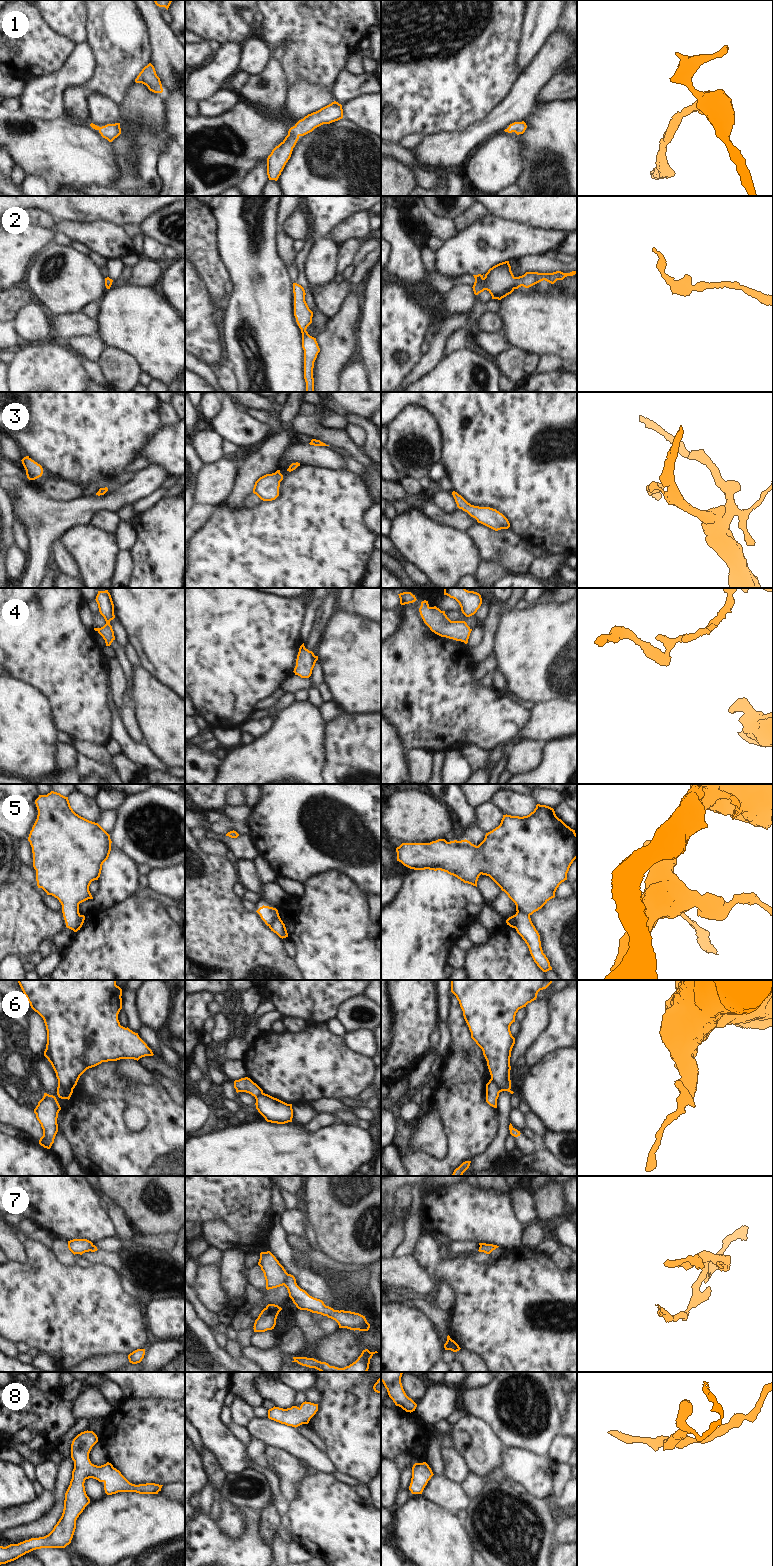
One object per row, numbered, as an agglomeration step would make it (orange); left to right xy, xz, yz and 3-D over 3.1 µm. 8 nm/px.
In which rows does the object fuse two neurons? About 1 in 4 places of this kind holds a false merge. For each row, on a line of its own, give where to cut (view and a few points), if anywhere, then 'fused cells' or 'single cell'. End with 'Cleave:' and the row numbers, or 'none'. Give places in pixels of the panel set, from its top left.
1: no cut; single cell
2: no cut; single cell
3: no cut; single cell
4: no cut; single cell
5: cut in yz along (517, 911), (522, 911), (529, 915); fused cells
6: cut in xy along (58, 1084), (63, 1088), (67, 1098); fused cells
7: cut in xz along (288, 1274), (283, 1284); fused cells
8: no cut; single cell
Cleave: 5, 6, 7

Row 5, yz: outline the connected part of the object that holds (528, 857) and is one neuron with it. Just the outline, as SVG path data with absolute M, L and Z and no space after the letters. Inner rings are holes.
M537 804L527 816L503 815L500 825L486 833L478 846L466 839L450 842L438 839L430 843L402 843L396 848L396 852L397 861L410 869L441 870L476 887L481 874L489 876L515 903L517 912L532 915L554 898L559 885L567 880L569 868L577 858L577 834L556 816L553 808Z

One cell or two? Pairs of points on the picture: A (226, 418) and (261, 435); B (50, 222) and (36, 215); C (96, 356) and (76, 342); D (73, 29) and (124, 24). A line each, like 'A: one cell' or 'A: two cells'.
A: one cell
B: one cell
C: one cell
D: two cells

